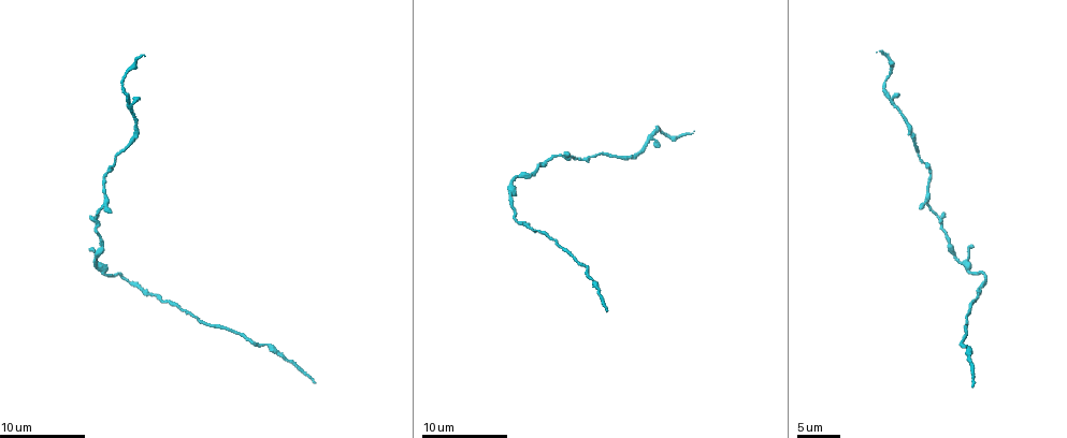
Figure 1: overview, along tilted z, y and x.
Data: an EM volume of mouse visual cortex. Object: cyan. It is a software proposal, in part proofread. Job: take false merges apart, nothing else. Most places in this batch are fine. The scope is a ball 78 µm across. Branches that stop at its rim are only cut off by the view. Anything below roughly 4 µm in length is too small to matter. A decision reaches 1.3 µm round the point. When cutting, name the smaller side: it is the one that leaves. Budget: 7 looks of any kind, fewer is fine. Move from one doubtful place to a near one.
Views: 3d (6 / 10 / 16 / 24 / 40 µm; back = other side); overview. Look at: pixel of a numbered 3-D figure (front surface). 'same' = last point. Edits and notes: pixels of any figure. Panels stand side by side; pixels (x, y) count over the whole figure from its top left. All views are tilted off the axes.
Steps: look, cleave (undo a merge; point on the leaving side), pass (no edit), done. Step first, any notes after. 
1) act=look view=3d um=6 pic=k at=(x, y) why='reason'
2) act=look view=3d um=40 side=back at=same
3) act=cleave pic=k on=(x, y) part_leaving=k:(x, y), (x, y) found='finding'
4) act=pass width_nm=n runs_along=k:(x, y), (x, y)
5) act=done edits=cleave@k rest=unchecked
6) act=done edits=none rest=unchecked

act=look view=3d um=6 pic=1 at=(908, 125) why='sudden change in width'

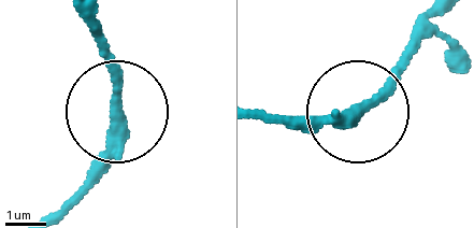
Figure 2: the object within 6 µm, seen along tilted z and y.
act=look view=3d um=6 side=back pic=2 at=(117, 106) why='other side'

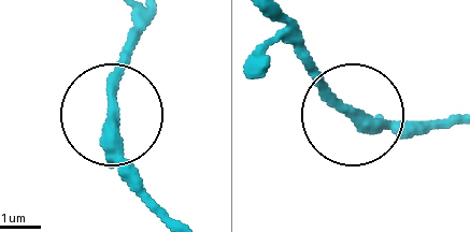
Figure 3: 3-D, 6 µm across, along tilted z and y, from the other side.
act=pass width_nm=280 found='continuous, no second neuron'

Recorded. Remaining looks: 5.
act=look view=3d um=6 pic=1 at=(107, 174) why='thick turns thin'

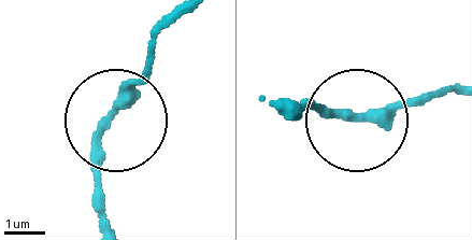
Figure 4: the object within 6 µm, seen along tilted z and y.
act=pass width_nm=190 runs_along=4:(103, 217), (97, 136), (133, 95), (174, 17) found='all the same neuron'

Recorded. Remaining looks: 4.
act=look view=3d um=10 pic=1 at=(98, 266) why='three-way junction'

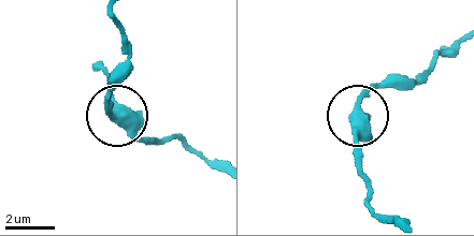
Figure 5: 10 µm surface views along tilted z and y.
act=pass width_nm=320 found='one neuron here'

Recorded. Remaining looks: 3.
act=look view=3d um=10 pic=1 at=(97, 210) why='a narrow waist'

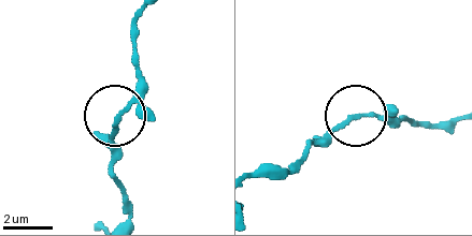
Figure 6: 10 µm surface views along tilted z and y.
act=look view=3d um=10 side=back pic=6 at=(361, 117)

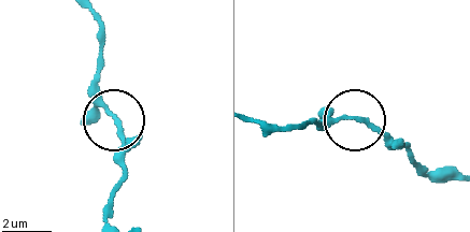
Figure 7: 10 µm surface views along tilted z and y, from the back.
act=pass found='one neuron here'

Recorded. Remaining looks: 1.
act=done edits=none rest=unchecked

